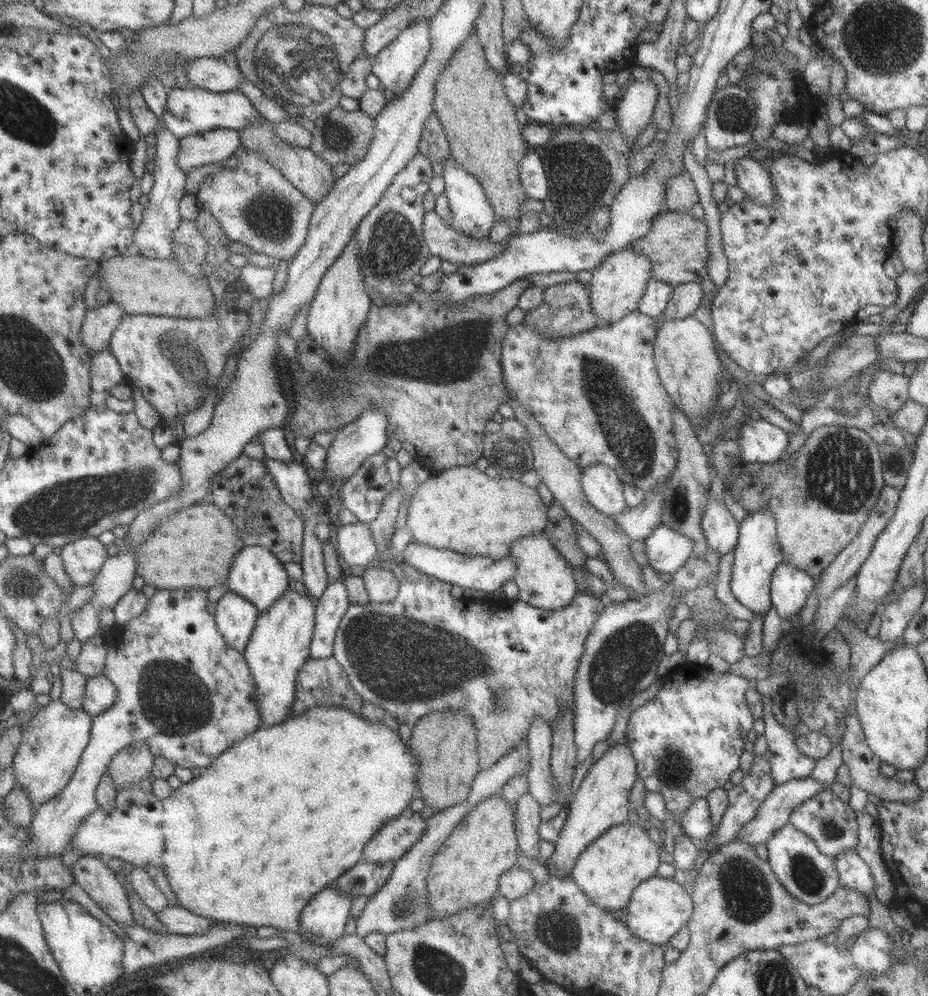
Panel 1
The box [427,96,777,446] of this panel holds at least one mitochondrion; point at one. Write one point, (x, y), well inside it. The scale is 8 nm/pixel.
(591, 170)

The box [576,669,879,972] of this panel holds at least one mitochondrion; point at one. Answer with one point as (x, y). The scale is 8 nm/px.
(745, 891)

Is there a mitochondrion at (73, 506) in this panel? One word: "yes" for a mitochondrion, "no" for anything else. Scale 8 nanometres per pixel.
yes

